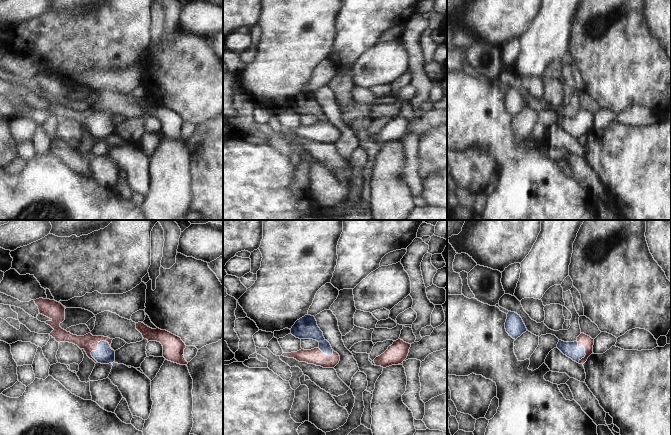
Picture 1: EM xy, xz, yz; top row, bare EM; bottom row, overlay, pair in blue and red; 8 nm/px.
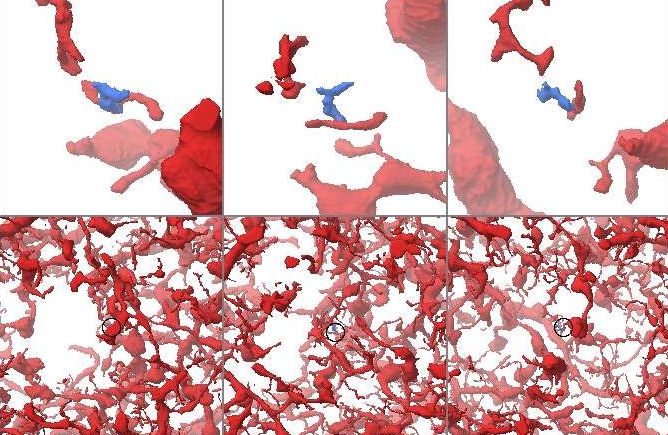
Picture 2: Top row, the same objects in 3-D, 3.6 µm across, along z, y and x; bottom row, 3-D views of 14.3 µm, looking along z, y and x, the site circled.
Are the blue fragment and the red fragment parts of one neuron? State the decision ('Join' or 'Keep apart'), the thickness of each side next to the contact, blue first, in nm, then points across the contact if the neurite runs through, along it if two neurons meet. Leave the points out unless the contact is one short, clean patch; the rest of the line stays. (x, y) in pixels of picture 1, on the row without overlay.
Join. Thickness 150 nm (blue) against 140 nm. Path across: xy (104, 130), (96, 126), (88, 118).

